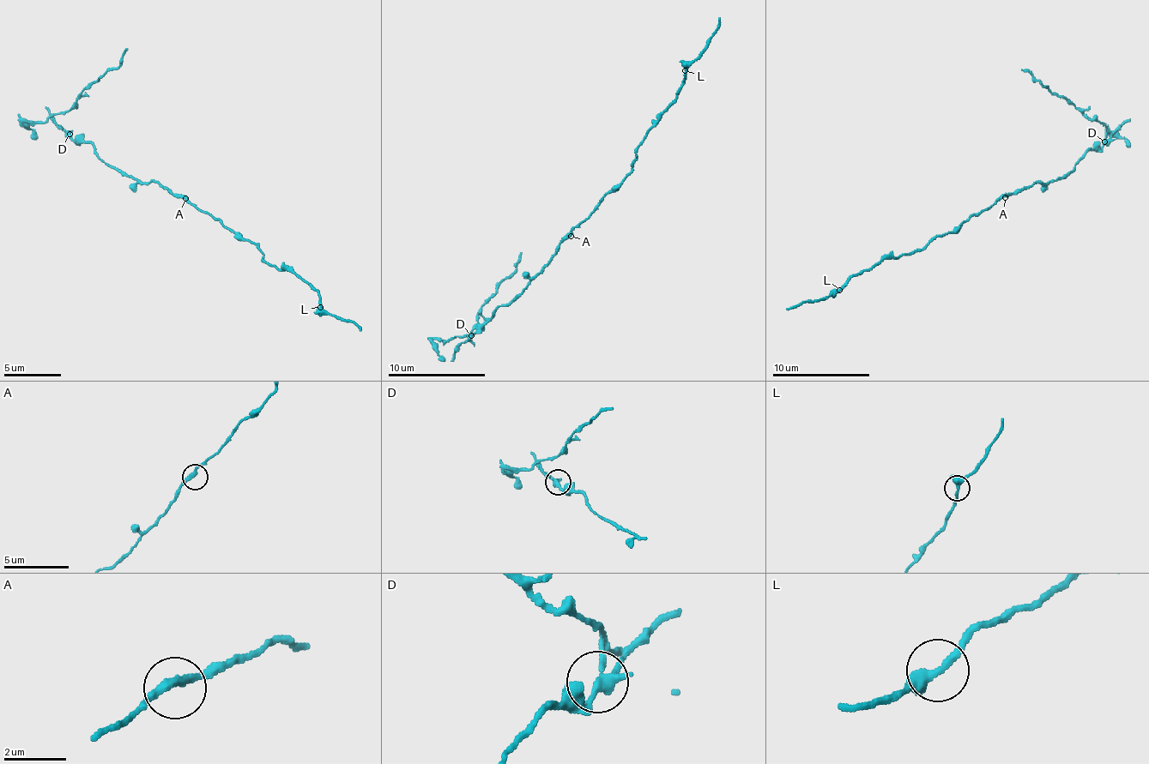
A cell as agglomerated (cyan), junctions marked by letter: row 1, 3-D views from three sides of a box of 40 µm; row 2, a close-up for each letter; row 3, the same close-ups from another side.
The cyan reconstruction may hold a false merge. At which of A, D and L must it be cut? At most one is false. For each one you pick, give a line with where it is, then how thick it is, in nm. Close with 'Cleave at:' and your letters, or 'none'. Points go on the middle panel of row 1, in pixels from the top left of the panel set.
D: (471, 335) | 240 nm
Cleave at: D

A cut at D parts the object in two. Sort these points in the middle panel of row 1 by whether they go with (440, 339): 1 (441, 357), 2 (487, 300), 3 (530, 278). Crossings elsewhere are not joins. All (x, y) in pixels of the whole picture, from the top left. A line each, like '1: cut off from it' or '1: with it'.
1: with it
2: with it
3: cut off from it

